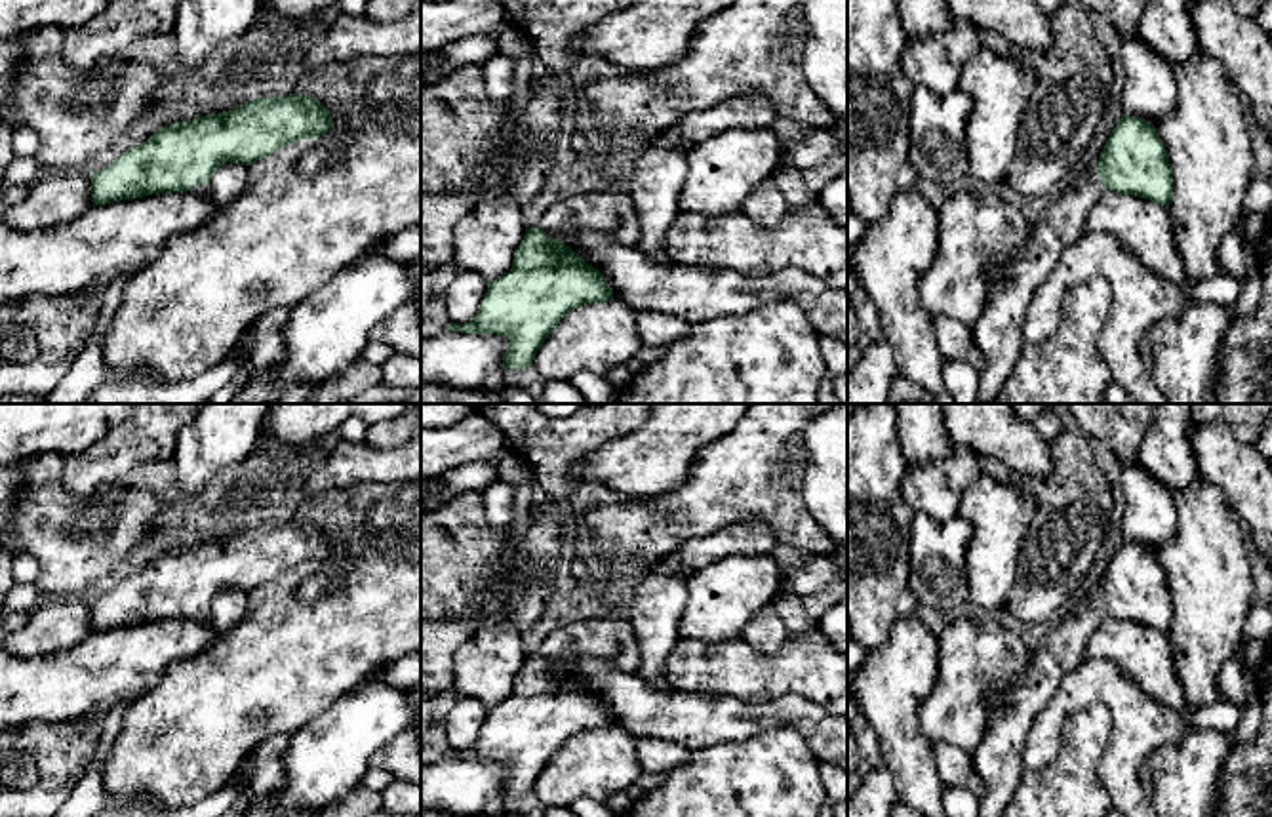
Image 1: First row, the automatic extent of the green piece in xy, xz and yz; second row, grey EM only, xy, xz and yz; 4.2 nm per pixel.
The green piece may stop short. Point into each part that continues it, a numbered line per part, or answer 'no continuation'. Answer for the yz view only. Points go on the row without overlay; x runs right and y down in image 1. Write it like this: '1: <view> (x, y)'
1: yz (998, 758)

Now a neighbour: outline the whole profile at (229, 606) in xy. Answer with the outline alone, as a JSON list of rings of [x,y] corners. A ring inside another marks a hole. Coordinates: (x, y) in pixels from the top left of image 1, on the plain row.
[[[242,588],[221,590],[211,602],[211,627],[217,634],[236,628],[246,613],[248,592]]]

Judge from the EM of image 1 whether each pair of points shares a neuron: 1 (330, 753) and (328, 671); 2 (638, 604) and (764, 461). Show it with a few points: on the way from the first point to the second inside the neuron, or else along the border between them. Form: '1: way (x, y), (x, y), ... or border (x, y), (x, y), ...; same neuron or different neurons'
1: border (362, 680), (292, 736); different neurons
2: border (655, 562), (631, 583); different neurons

